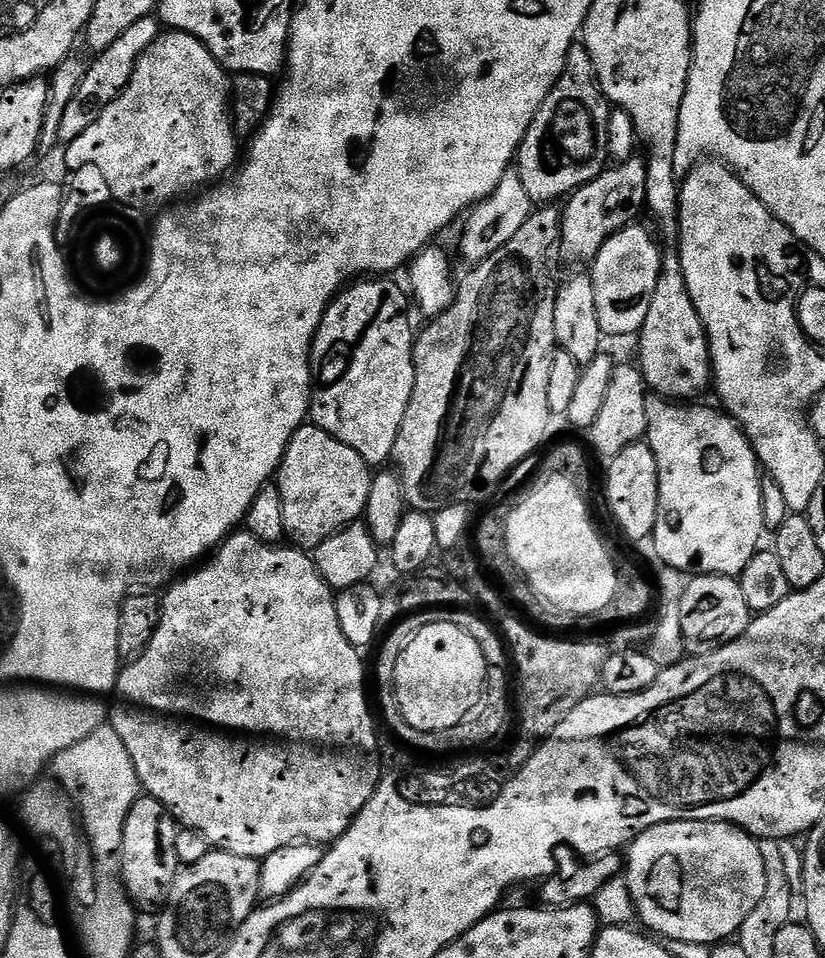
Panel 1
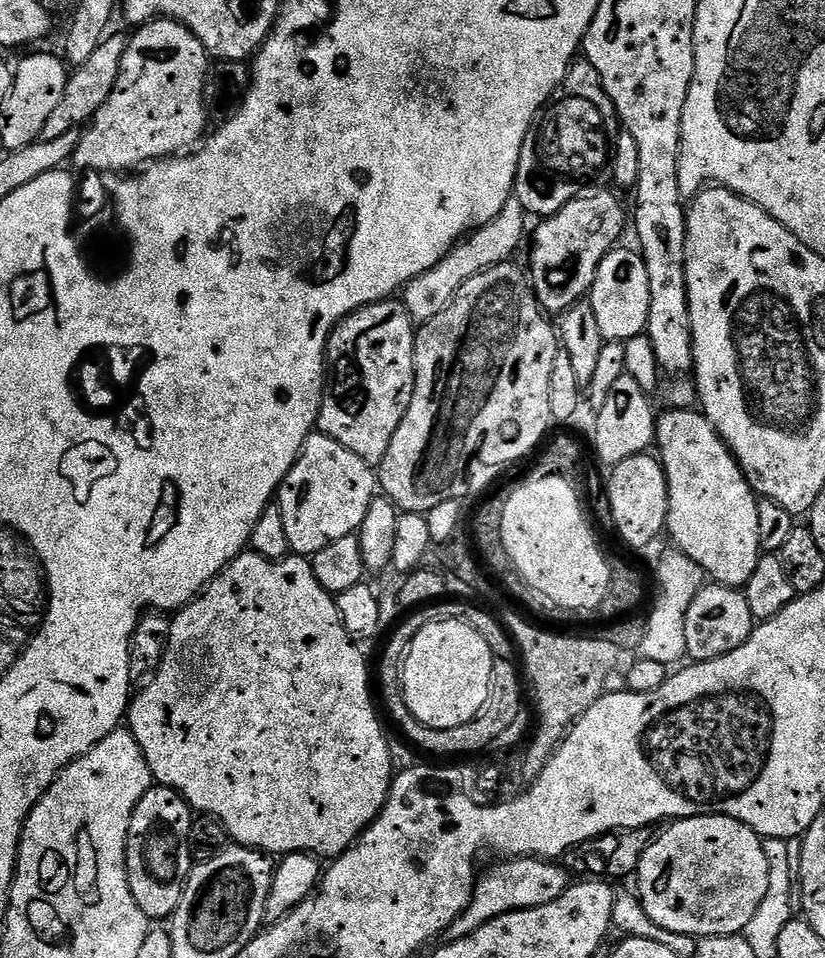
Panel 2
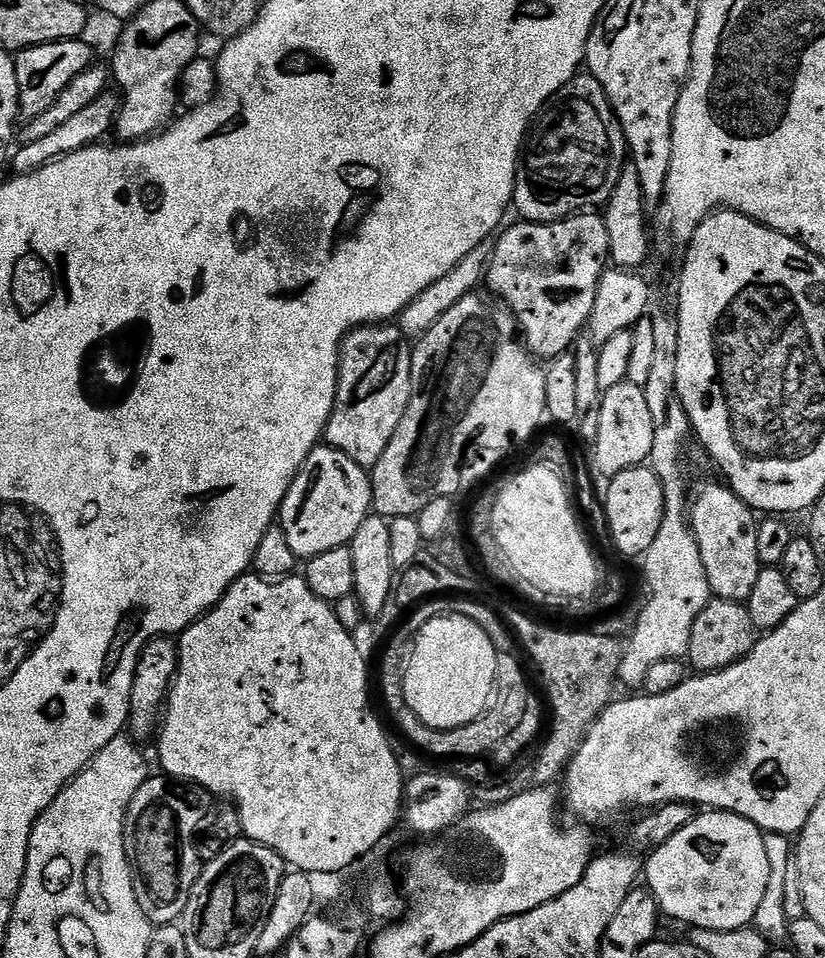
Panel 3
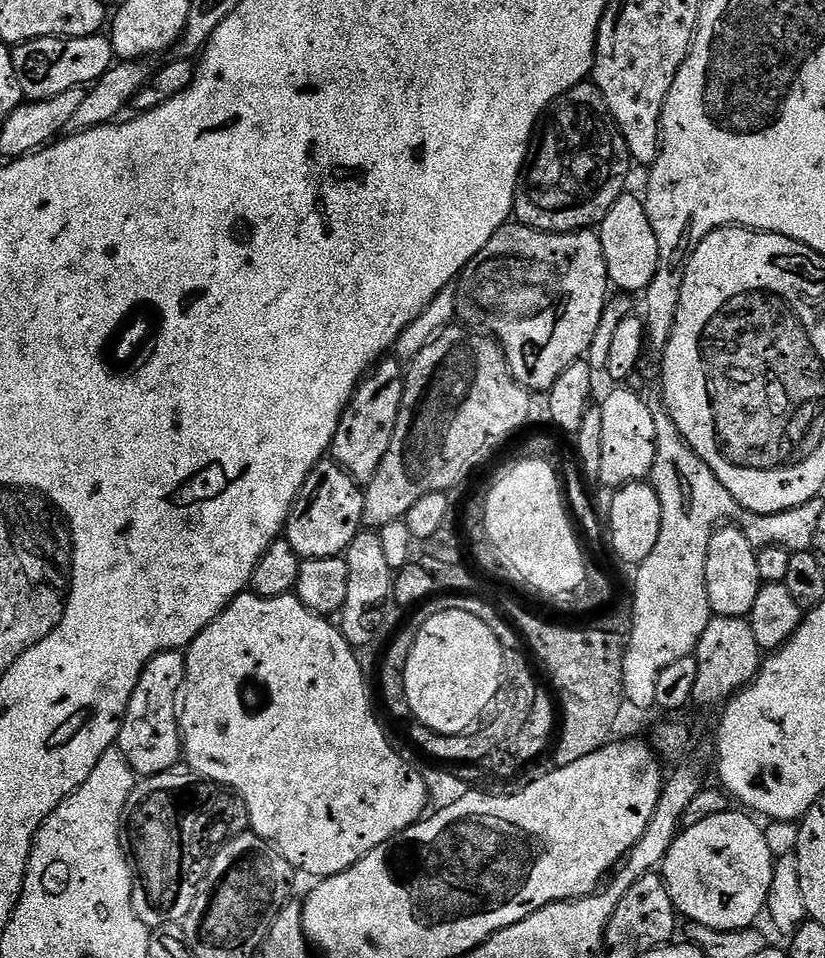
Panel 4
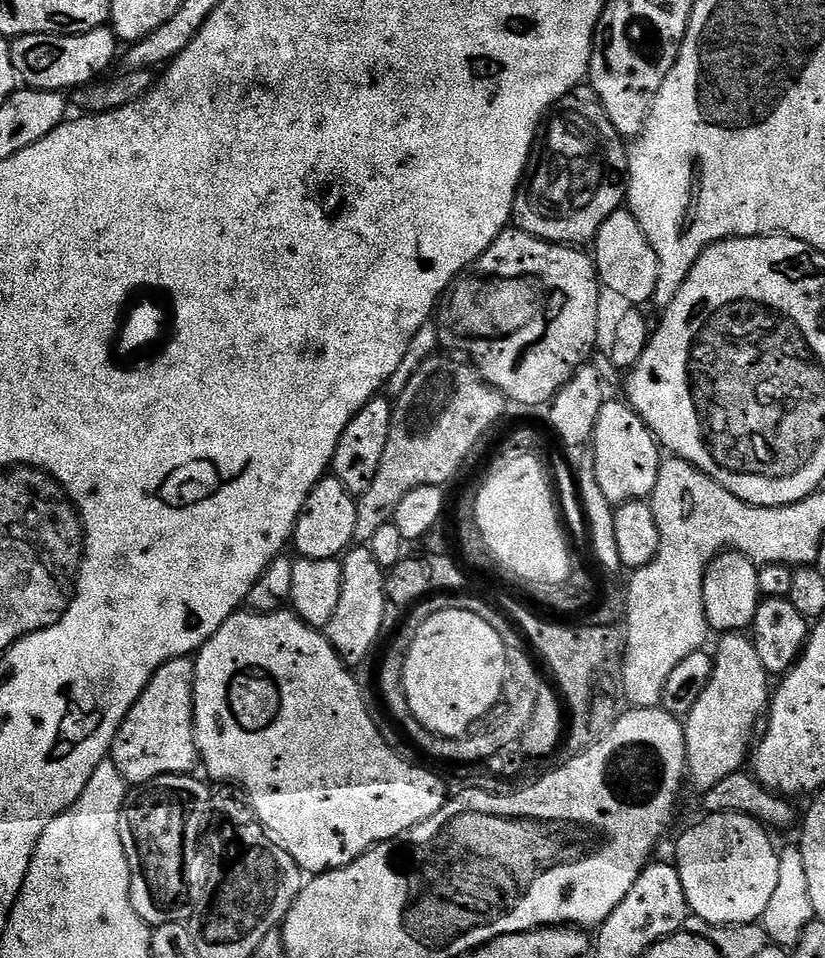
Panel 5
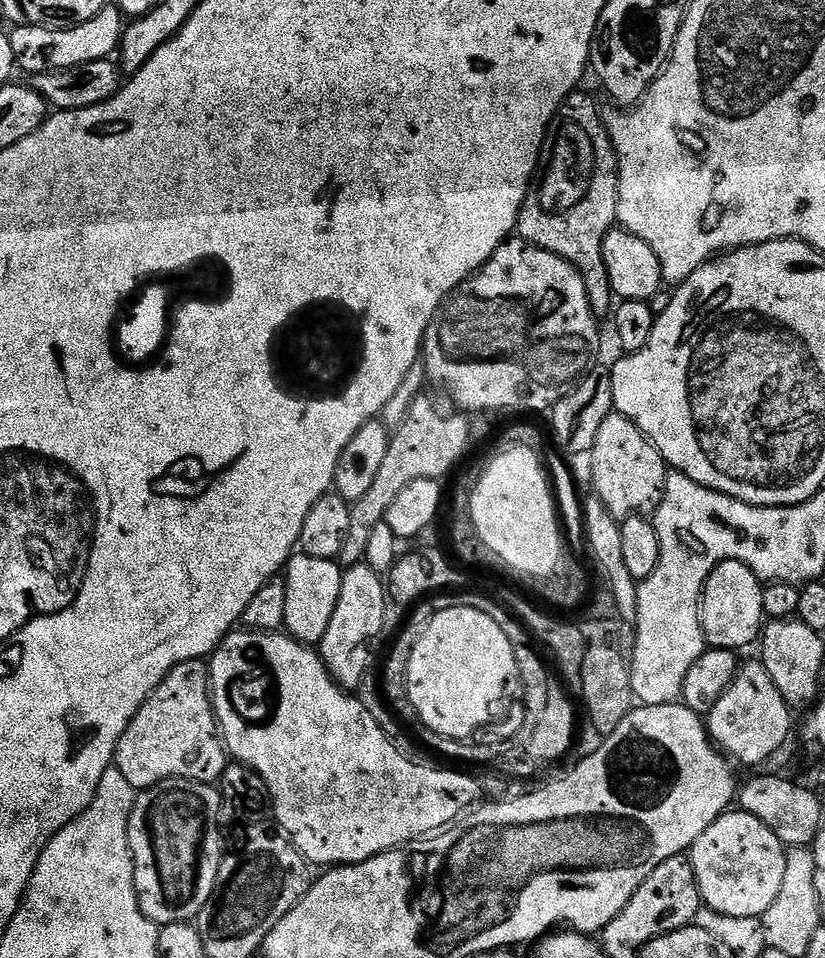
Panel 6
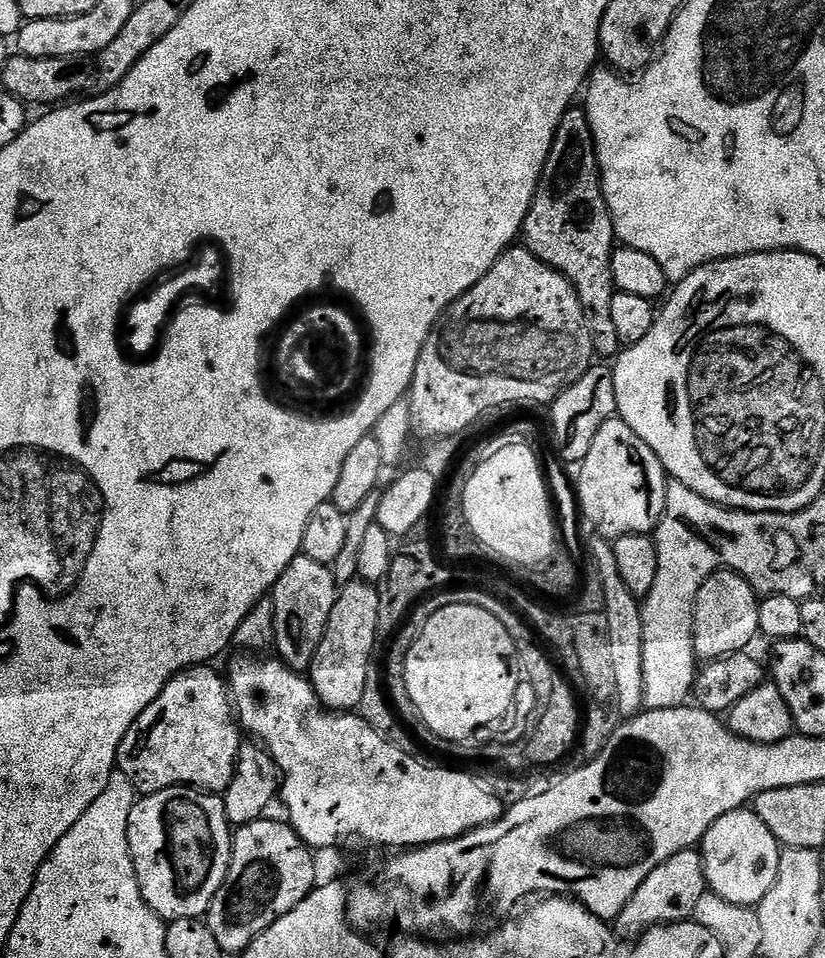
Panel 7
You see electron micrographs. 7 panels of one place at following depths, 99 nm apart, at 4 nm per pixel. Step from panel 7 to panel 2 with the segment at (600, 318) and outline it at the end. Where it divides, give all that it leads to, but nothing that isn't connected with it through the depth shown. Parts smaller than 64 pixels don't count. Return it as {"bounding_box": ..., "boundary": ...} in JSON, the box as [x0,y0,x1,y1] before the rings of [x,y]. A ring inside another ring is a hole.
{"bounding_box":[514,58,618,218],"boundary":[[[577,58],[572,61],[568,68],[566,78],[554,90],[554,94],[544,105],[539,117],[532,123],[532,129],[526,134],[526,142],[522,146],[522,154],[518,158],[518,170],[516,171],[516,187],[514,189],[514,197],[519,200],[523,206],[525,213],[536,215],[536,218],[547,218],[556,212],[562,210],[562,206],[566,206],[566,202],[574,202],[579,196],[587,196],[597,190],[605,187],[604,183],[609,183],[612,174],[612,157],[614,152],[614,141],[618,135],[618,121],[616,119],[616,107],[612,105],[612,100],[606,94],[606,90],[600,84],[600,75],[598,70],[594,70],[594,66],[589,60]]]}

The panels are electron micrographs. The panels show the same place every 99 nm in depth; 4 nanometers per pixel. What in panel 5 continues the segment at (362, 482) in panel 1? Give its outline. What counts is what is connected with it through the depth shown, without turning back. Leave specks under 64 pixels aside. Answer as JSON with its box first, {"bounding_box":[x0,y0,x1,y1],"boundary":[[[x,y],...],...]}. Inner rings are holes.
{"bounding_box":[291,474,358,560],"boundary":[[[328,474],[317,482],[314,490],[306,498],[302,506],[302,514],[298,514],[296,528],[292,531],[291,543],[296,544],[299,555],[306,560],[334,560],[343,557],[354,544],[354,521],[358,518],[356,509],[357,497],[342,486],[337,476]]]}

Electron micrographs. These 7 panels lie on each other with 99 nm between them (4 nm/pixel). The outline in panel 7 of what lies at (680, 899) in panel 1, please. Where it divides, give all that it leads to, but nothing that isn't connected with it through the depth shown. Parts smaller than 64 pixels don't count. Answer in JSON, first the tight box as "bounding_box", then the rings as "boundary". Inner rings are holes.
{"bounding_box":[702,807,781,908],"boundary":[[[743,807],[739,808],[737,812],[722,814],[722,818],[718,818],[718,822],[714,822],[710,826],[710,830],[706,830],[702,841],[704,883],[715,896],[726,898],[726,902],[734,902],[744,908],[758,906],[766,898],[766,894],[770,894],[770,890],[778,878],[781,851],[780,841],[774,838],[774,834],[770,834],[766,822],[762,822],[762,818],[758,818],[755,811]]]}

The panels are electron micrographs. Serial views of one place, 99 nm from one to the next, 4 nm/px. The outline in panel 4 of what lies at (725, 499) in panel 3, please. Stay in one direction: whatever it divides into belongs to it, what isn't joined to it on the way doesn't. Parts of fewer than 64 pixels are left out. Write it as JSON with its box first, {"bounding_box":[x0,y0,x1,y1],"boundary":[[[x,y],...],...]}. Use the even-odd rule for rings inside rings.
{"bounding_box":[706,526,762,618],"boundary":[[[721,526],[712,535],[706,554],[706,594],[715,615],[747,618],[754,610],[762,583],[756,553],[757,549],[753,548],[744,529],[739,526]]]}

